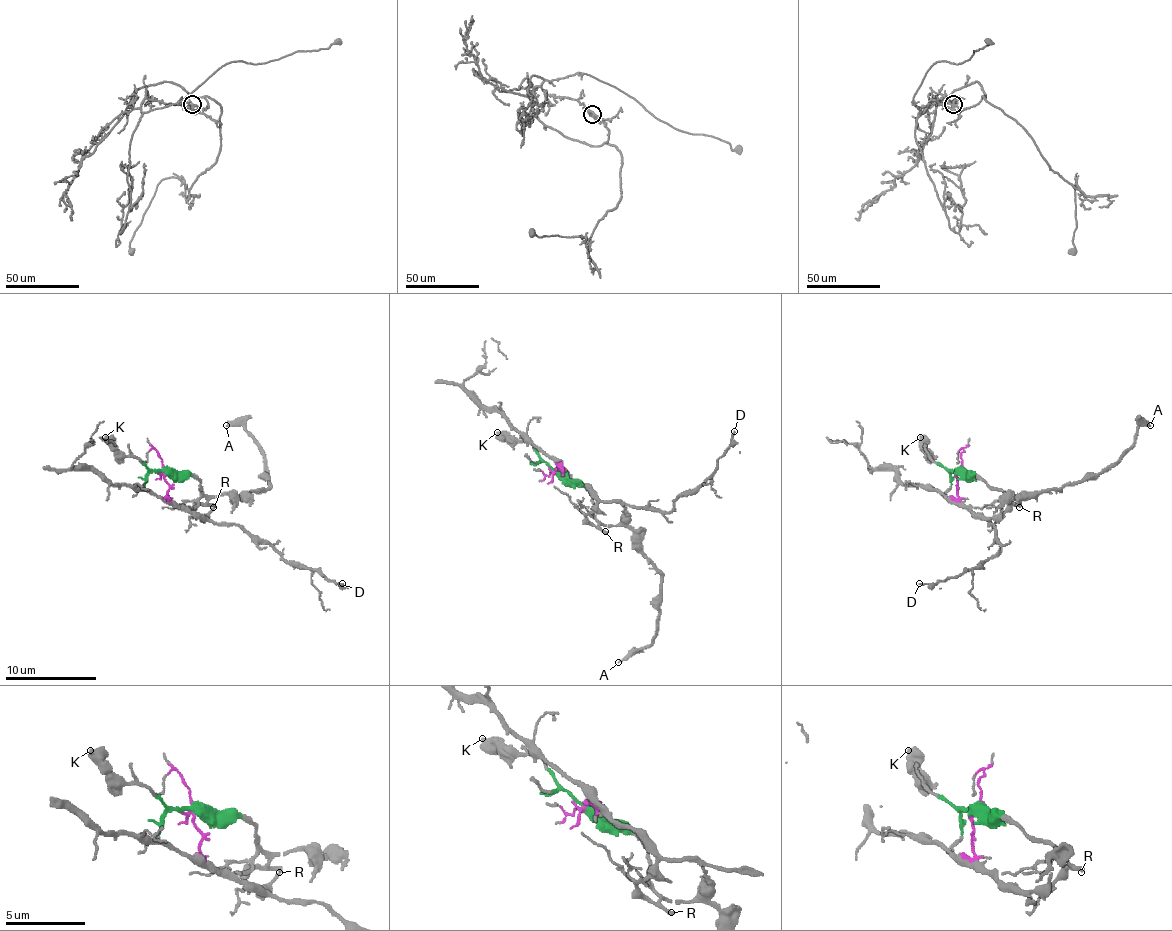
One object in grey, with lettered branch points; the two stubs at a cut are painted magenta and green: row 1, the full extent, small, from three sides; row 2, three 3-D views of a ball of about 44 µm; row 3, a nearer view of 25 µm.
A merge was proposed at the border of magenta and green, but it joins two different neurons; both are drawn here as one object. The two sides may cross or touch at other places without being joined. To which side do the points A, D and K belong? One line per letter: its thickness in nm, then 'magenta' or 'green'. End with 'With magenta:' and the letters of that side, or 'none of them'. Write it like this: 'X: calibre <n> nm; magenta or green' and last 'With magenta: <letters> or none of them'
A: calibre 260 nm; green
D: calibre 130 nm; magenta
K: calibre 550 nm; green
With magenta: D

